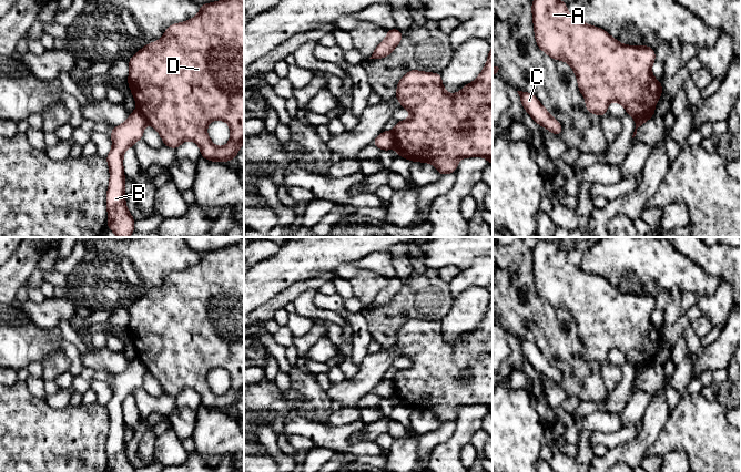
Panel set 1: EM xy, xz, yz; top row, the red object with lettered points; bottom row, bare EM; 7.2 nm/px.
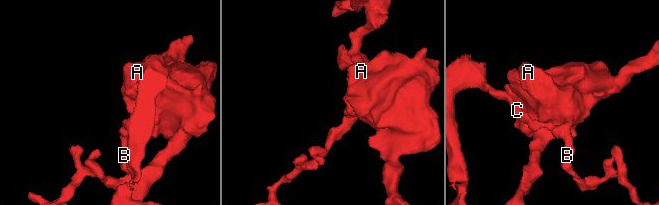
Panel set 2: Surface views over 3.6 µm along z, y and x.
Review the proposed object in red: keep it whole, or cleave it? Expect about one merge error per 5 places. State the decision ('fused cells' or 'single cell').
fused cells

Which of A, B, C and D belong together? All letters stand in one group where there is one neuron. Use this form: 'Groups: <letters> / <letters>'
Groups: A D / B C

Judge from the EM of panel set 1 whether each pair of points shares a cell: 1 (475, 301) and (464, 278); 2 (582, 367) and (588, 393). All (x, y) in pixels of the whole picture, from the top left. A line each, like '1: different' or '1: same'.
1: different
2: same

